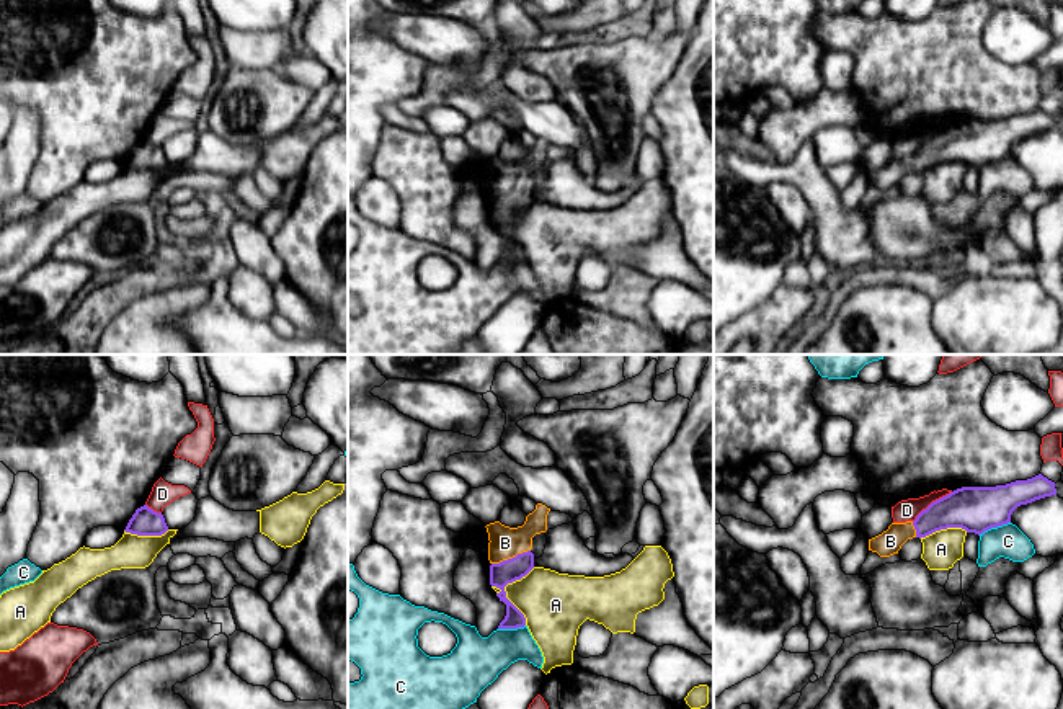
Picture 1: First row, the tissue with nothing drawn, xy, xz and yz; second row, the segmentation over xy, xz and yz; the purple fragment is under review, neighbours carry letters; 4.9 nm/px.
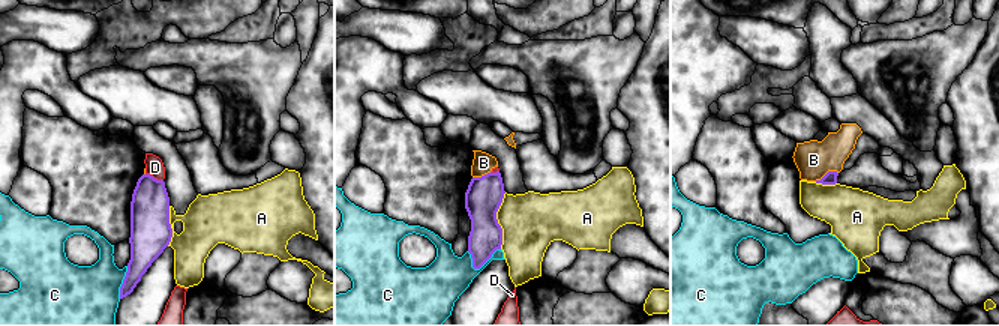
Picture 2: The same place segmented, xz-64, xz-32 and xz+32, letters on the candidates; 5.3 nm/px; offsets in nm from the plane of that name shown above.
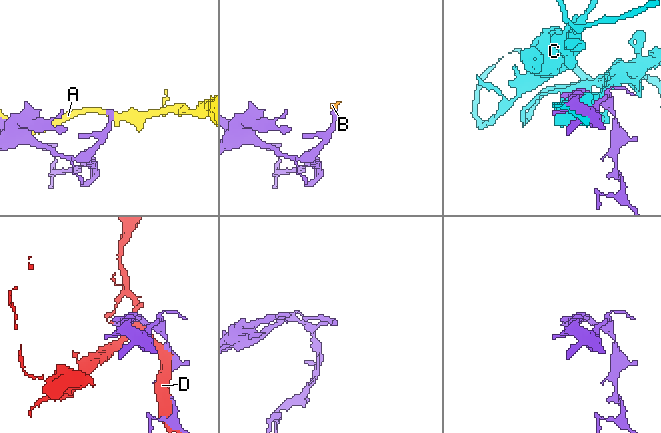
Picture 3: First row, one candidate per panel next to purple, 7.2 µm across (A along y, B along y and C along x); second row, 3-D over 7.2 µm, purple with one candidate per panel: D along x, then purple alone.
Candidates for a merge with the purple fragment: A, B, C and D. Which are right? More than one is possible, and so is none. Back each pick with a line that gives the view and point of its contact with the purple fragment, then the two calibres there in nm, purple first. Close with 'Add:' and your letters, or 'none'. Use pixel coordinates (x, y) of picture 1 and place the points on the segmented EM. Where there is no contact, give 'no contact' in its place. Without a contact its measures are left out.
B: xz (510, 559) | 120/160 nm
Add: B

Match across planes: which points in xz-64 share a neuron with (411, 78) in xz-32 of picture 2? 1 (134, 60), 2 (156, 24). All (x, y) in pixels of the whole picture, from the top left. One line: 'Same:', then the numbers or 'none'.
Same: 2

